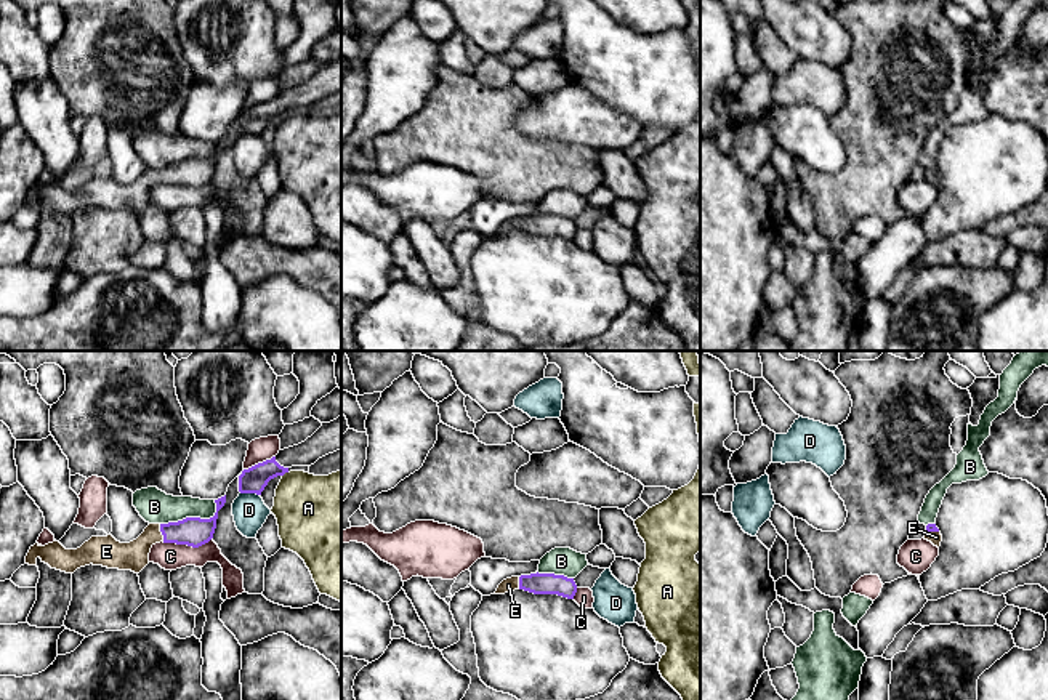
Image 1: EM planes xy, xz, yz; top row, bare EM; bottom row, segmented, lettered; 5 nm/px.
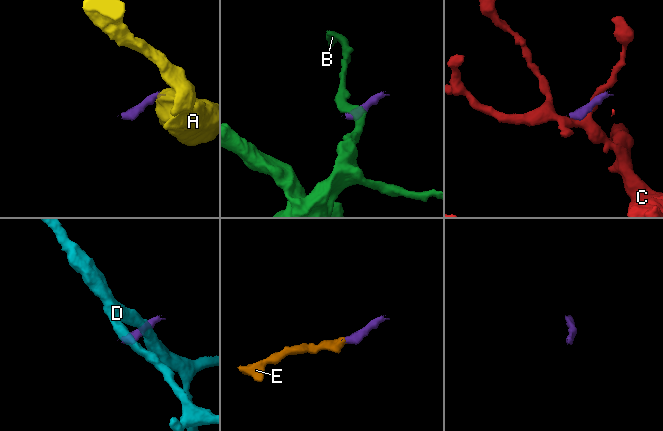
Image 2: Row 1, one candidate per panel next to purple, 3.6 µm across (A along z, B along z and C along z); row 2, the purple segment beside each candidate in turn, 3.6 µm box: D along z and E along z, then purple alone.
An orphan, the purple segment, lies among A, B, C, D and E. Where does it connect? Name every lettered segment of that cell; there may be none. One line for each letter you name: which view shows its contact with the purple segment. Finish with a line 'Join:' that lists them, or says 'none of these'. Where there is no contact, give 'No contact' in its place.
E: Touches purple in xy
Join: E

